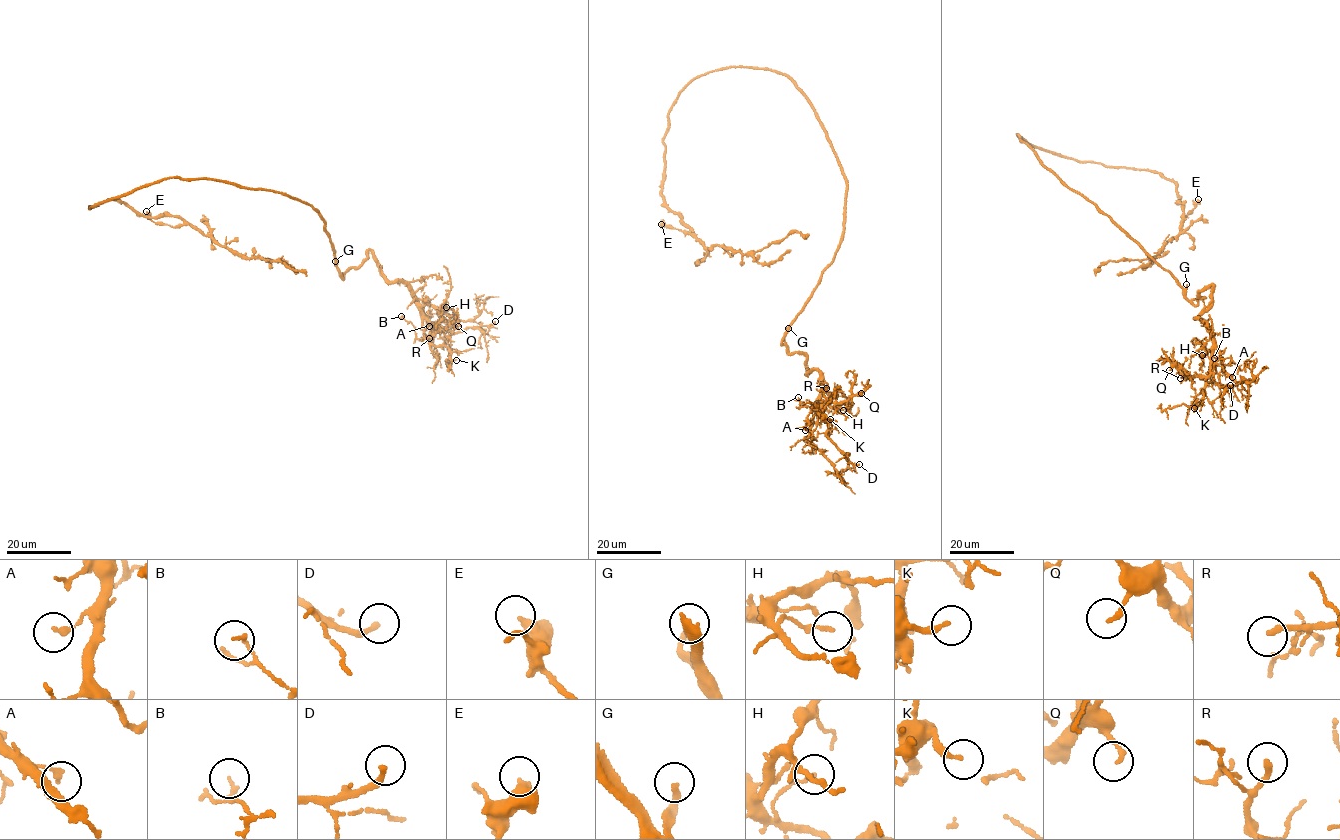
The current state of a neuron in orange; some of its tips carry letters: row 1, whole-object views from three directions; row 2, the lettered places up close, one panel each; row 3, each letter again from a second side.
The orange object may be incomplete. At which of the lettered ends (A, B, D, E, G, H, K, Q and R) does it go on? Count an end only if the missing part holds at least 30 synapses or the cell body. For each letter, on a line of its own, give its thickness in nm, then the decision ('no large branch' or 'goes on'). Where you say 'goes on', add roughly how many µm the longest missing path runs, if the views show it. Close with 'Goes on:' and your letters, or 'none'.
A: 200 nm thick; no large branch
B: 140 nm thick; no large branch
D: 220 nm thick; no large branch
E: 440 nm thick; no large branch
G: 200 nm thick; goes on; about 70 µm are missing
H: 120 nm thick; no large branch
K: 200 nm thick; no large branch
Q: 160 nm thick; no large branch
R: 200 nm thick; no large branch
Goes on: G

